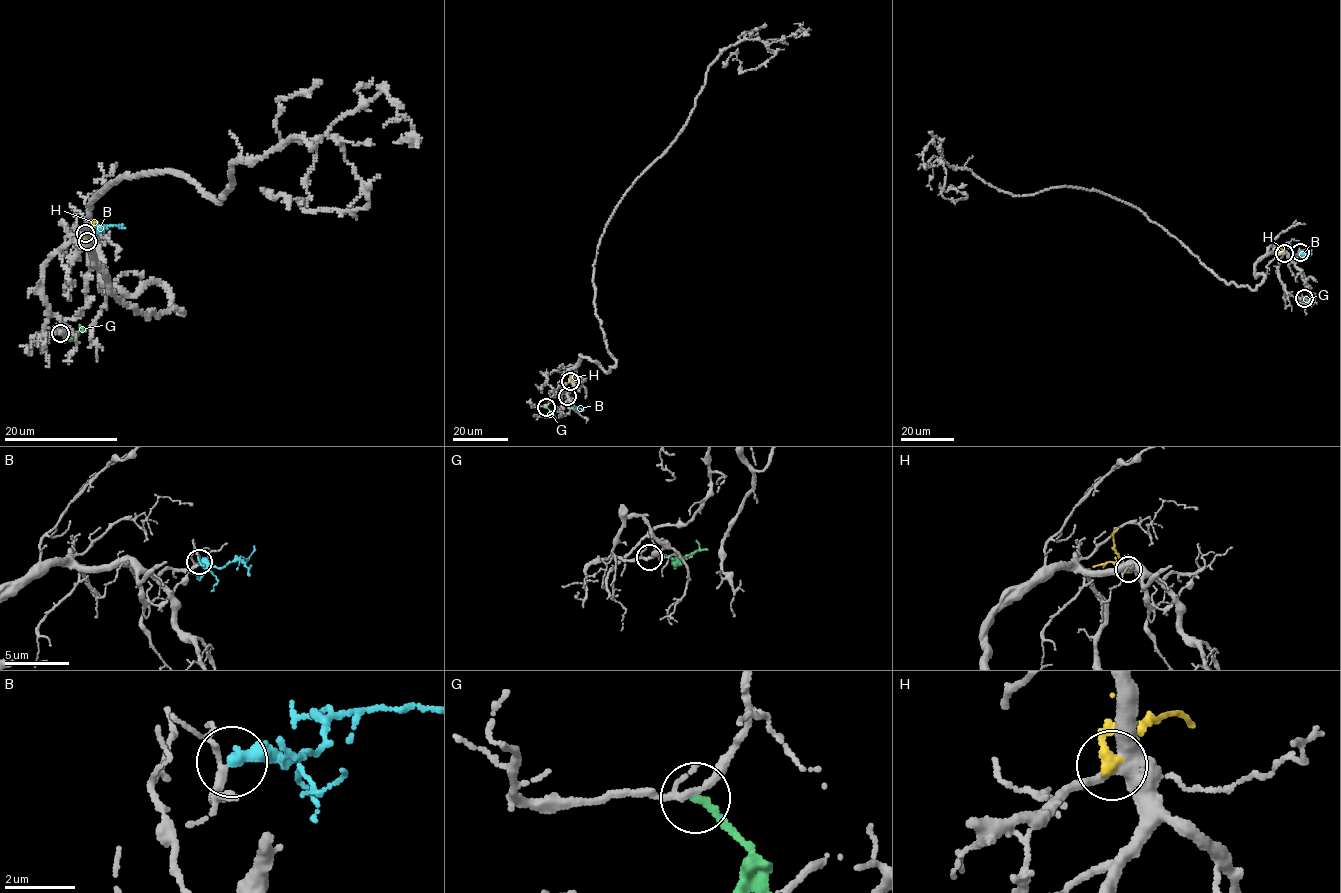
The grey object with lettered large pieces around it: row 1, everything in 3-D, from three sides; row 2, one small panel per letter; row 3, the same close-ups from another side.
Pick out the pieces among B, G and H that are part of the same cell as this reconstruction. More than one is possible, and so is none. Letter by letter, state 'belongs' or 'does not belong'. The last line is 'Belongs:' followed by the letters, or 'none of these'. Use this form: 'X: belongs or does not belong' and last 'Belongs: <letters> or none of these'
B: belongs
G: does not belong
H: does not belong
Belongs: B

